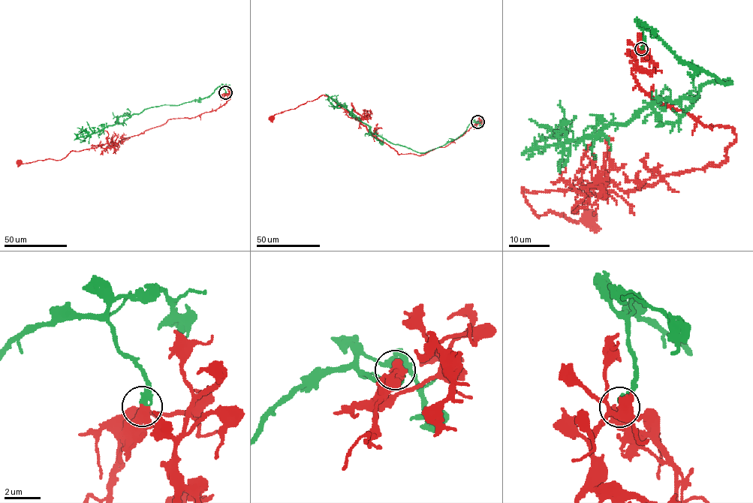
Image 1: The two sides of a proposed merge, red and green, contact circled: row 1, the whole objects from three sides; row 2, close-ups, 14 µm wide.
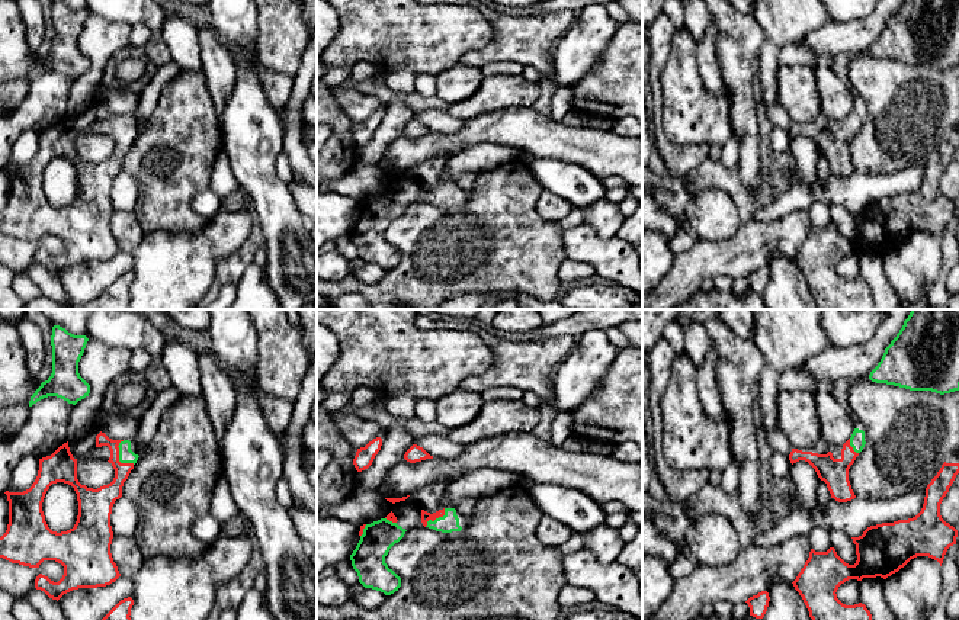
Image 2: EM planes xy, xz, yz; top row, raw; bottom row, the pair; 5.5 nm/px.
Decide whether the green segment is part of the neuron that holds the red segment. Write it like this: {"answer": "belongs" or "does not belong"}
{"answer": "does not belong"}

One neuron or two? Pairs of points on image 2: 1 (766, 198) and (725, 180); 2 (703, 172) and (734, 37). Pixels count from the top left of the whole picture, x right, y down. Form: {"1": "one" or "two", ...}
{"1": "one", "2": "two"}

